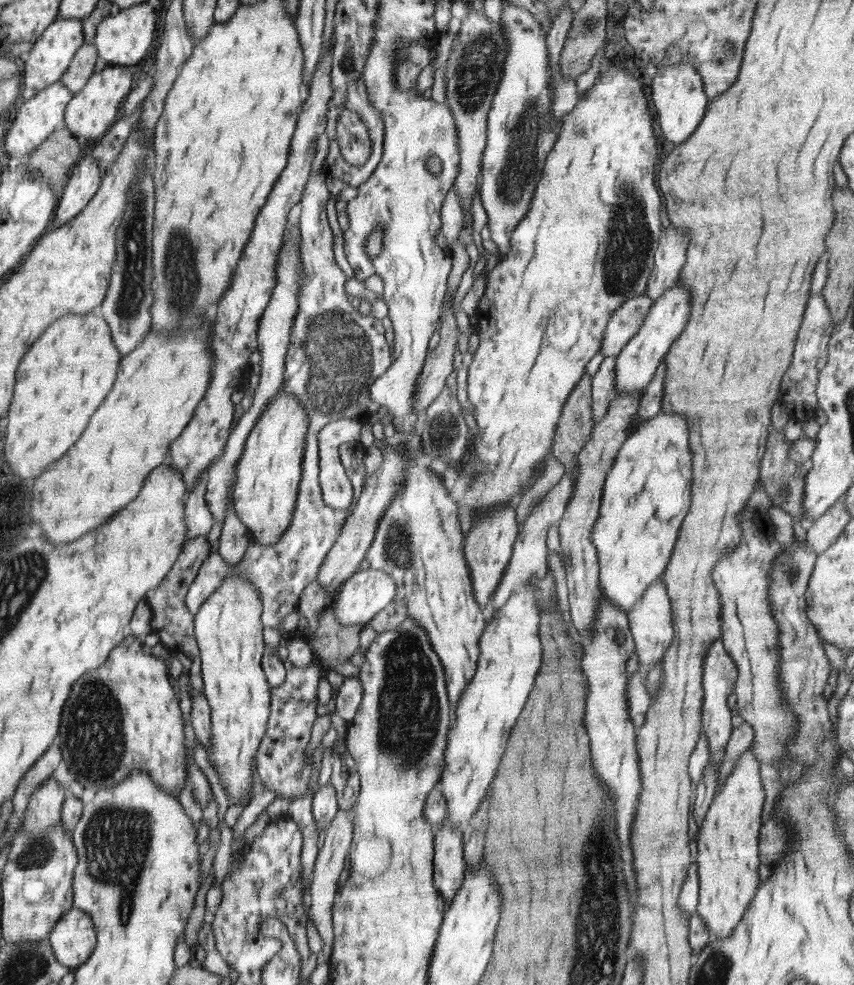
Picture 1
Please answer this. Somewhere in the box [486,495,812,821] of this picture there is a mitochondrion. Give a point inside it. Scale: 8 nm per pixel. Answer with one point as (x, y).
(792, 570)

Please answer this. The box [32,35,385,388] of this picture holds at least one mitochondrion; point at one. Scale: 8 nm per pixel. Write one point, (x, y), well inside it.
(133, 243)

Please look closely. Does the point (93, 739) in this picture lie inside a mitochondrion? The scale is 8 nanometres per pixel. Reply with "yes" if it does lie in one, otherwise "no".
yes

